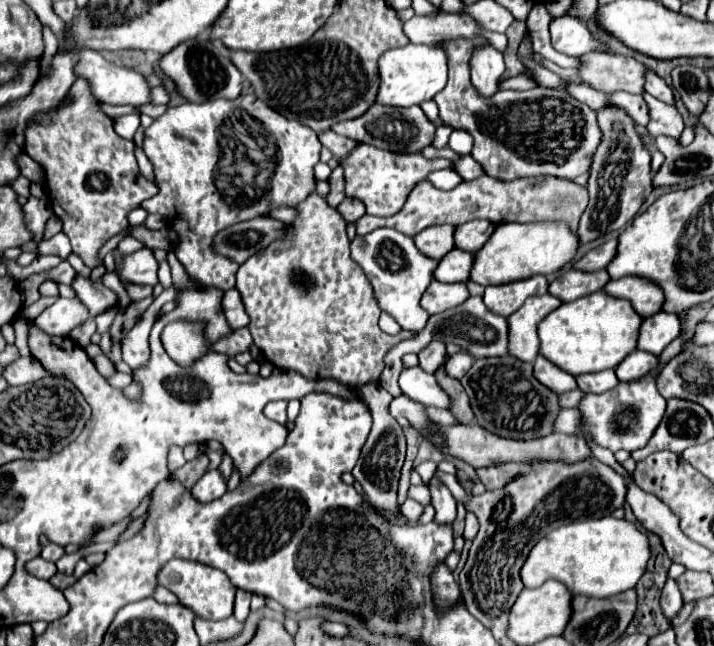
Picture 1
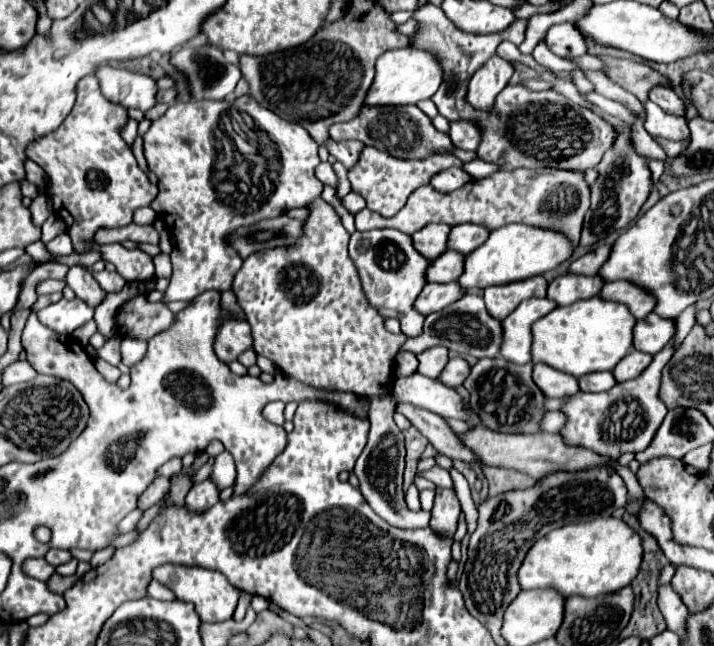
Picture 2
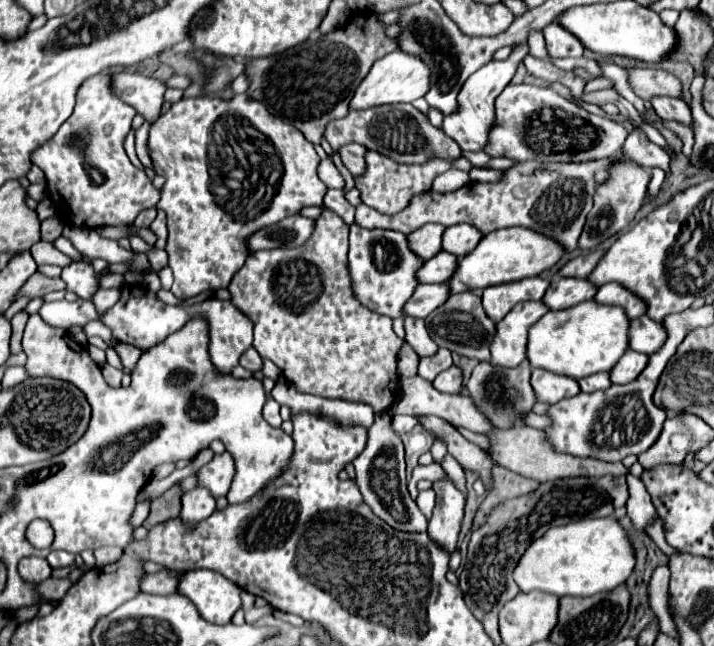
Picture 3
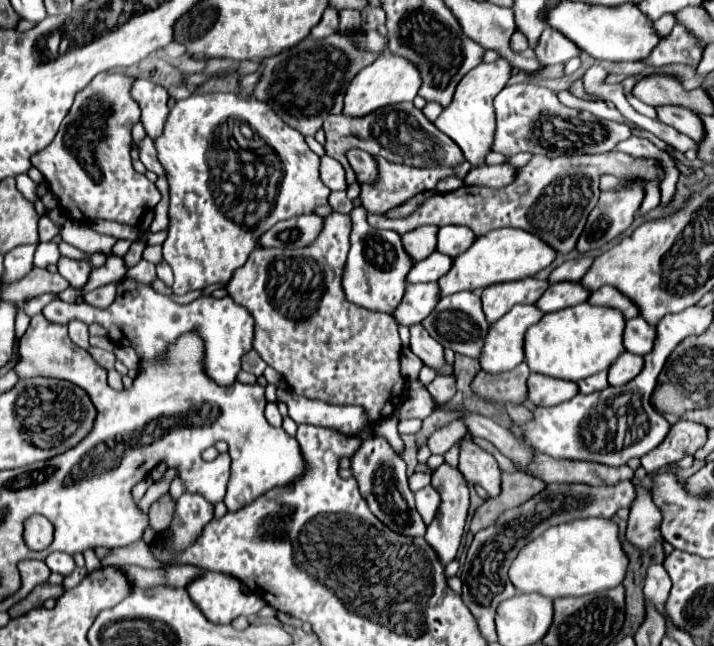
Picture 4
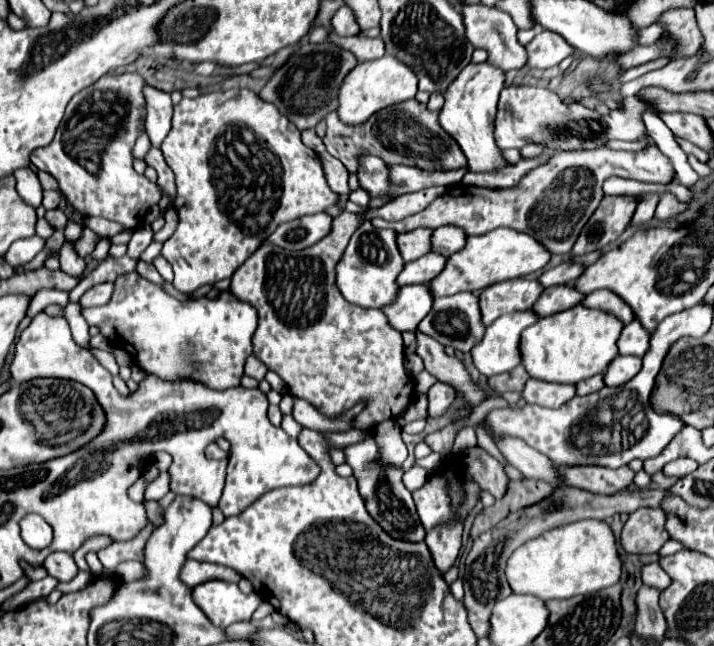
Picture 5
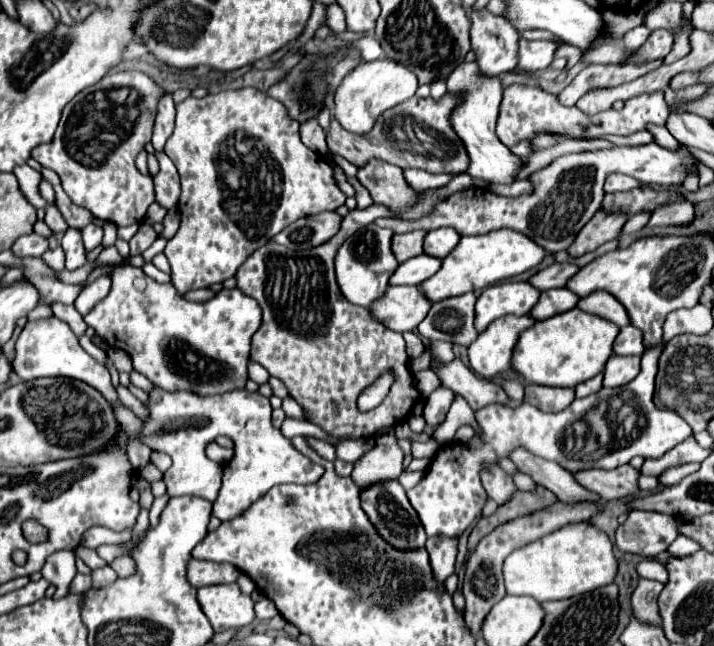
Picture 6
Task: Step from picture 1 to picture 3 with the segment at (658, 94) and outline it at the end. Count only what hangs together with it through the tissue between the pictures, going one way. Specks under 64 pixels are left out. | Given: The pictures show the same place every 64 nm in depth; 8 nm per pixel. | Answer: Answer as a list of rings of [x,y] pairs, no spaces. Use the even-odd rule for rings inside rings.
[[[658,98],[658,100],[652,100],[652,108],[658,112],[658,116],[662,120],[674,120],[674,122],[680,122],[680,124],[688,126],[690,130],[694,130],[694,120],[692,120],[690,108],[684,100]]]

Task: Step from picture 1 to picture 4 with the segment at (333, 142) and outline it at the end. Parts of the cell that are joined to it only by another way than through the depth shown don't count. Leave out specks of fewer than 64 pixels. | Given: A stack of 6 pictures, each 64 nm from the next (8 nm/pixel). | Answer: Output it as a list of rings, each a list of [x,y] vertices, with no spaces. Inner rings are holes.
[[[350,150],[348,152],[348,160],[350,166],[356,172],[356,180],[360,184],[374,184],[378,178],[378,164],[374,160],[374,156],[370,156],[368,152],[360,152],[360,150]]]

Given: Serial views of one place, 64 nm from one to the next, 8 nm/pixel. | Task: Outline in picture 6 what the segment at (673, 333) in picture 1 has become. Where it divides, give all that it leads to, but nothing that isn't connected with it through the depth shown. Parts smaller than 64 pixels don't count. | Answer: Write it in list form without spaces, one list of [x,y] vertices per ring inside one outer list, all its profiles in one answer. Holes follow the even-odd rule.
[[[626,326],[620,330],[616,342],[614,342],[614,354],[642,354],[644,352],[644,344],[642,344],[642,332],[638,332],[638,328],[634,326]]]

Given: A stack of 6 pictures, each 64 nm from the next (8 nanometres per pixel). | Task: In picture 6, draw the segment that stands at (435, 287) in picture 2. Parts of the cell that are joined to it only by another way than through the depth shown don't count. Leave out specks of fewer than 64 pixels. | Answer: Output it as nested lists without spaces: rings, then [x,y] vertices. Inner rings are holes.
[[[392,286],[386,290],[384,296],[380,296],[378,300],[374,300],[374,304],[370,306],[370,314],[374,320],[382,322],[388,330],[394,330],[394,332],[410,332],[414,330],[428,314],[430,310],[430,300],[426,300],[420,292],[418,286]]]

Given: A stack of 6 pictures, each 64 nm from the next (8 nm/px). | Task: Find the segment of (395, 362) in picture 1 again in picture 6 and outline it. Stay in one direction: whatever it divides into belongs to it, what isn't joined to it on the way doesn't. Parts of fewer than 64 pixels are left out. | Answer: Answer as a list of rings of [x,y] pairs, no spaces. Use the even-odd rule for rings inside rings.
[[[466,292],[454,300],[432,304],[428,316],[418,324],[418,330],[428,340],[446,340],[452,344],[470,346],[478,336],[474,332],[474,304],[476,294]]]

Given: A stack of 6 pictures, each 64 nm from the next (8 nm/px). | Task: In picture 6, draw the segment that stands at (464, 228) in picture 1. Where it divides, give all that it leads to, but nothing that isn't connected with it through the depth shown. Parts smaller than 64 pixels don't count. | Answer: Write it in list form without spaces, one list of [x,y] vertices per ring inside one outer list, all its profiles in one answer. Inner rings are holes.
[[[438,228],[426,234],[424,238],[424,254],[430,254],[434,258],[444,258],[456,244],[460,236],[454,232],[454,228]]]

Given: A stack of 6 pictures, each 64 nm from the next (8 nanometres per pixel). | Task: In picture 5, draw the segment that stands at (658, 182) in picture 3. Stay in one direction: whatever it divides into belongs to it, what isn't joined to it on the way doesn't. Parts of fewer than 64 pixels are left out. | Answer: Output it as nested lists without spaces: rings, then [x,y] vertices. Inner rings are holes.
[[[646,194],[646,196],[642,196],[642,200],[640,200],[640,204],[638,204],[638,208],[636,208],[634,216],[632,216],[630,226],[640,226],[640,224],[650,222],[652,216],[654,216],[654,210],[656,210],[656,204],[658,204],[658,198],[660,198],[658,194]]]

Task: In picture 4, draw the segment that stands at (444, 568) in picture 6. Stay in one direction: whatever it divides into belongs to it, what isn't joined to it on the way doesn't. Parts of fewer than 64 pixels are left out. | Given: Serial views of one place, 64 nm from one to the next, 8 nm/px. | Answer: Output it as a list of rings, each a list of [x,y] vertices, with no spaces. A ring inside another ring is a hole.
[[[442,464],[440,468],[434,470],[432,484],[434,484],[434,488],[438,488],[438,492],[442,496],[442,514],[438,514],[438,520],[434,520],[434,524],[428,526],[428,532],[424,538],[434,548],[434,552],[438,554],[438,560],[446,566],[456,558],[456,552],[460,548],[460,540],[462,540],[462,532],[464,532],[464,520],[466,520],[468,504],[470,504],[470,490],[468,490],[464,476],[448,464]]]

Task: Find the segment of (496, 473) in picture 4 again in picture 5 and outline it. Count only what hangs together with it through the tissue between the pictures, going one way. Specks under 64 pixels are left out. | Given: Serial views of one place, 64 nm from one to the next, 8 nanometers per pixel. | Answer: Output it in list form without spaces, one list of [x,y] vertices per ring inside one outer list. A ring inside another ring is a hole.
[[[478,446],[466,450],[466,456],[470,456],[470,472],[474,472],[474,480],[478,480],[478,486],[490,492],[496,500],[504,498],[510,482],[504,472],[504,466]]]

